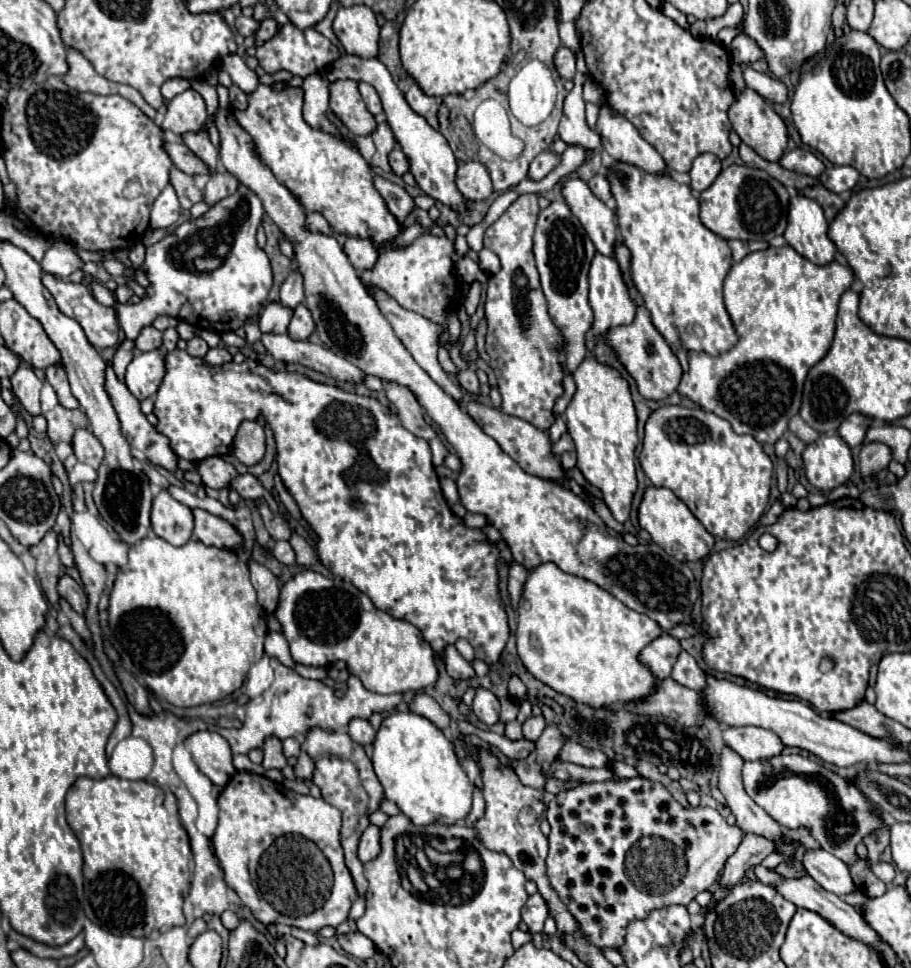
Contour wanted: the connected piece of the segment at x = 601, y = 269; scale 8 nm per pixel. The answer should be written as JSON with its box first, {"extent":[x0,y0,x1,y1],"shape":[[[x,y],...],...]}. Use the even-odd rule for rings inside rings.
{"extent":[585,254,635,352],"shape":[[[595,254],[593,262],[591,262],[591,270],[589,270],[589,306],[593,308],[595,314],[595,322],[585,335],[586,348],[588,352],[596,345],[598,337],[609,328],[615,326],[623,326],[623,324],[631,324],[633,316],[635,316],[635,304],[629,298],[629,290],[627,284],[621,276],[619,264],[615,262],[615,258],[611,256],[603,256],[603,254]]]}

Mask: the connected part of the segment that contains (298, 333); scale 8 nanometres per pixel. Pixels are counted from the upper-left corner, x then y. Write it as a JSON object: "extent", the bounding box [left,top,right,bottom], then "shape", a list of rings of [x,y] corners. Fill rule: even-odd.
{"extent":[287,304,315,340],"shape":[[[299,304],[293,310],[293,318],[291,318],[287,334],[293,340],[307,340],[313,330],[315,330],[315,324],[313,324],[313,318],[309,316],[309,310],[305,308],[305,304]]]}

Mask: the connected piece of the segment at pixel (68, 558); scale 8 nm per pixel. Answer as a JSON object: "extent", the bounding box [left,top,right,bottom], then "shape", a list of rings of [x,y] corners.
{"extent":[57,534,75,568],"shape":[[[57,534],[57,538],[59,538],[57,552],[59,552],[61,562],[63,562],[67,568],[69,568],[69,566],[75,566],[75,564],[73,564],[73,554],[71,554],[71,548],[65,544],[65,540],[63,540],[63,536],[61,536],[61,534]]]}

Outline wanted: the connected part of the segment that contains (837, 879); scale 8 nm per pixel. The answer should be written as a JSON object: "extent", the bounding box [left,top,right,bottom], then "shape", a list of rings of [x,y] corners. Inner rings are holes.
{"extent":[801,846,857,896],"shape":[[[813,846],[813,848],[807,848],[801,862],[803,862],[807,874],[829,892],[833,892],[837,896],[845,896],[845,894],[851,894],[857,890],[857,886],[853,884],[853,880],[849,876],[847,864],[843,860],[835,858],[831,852],[827,852],[819,846]]]}

